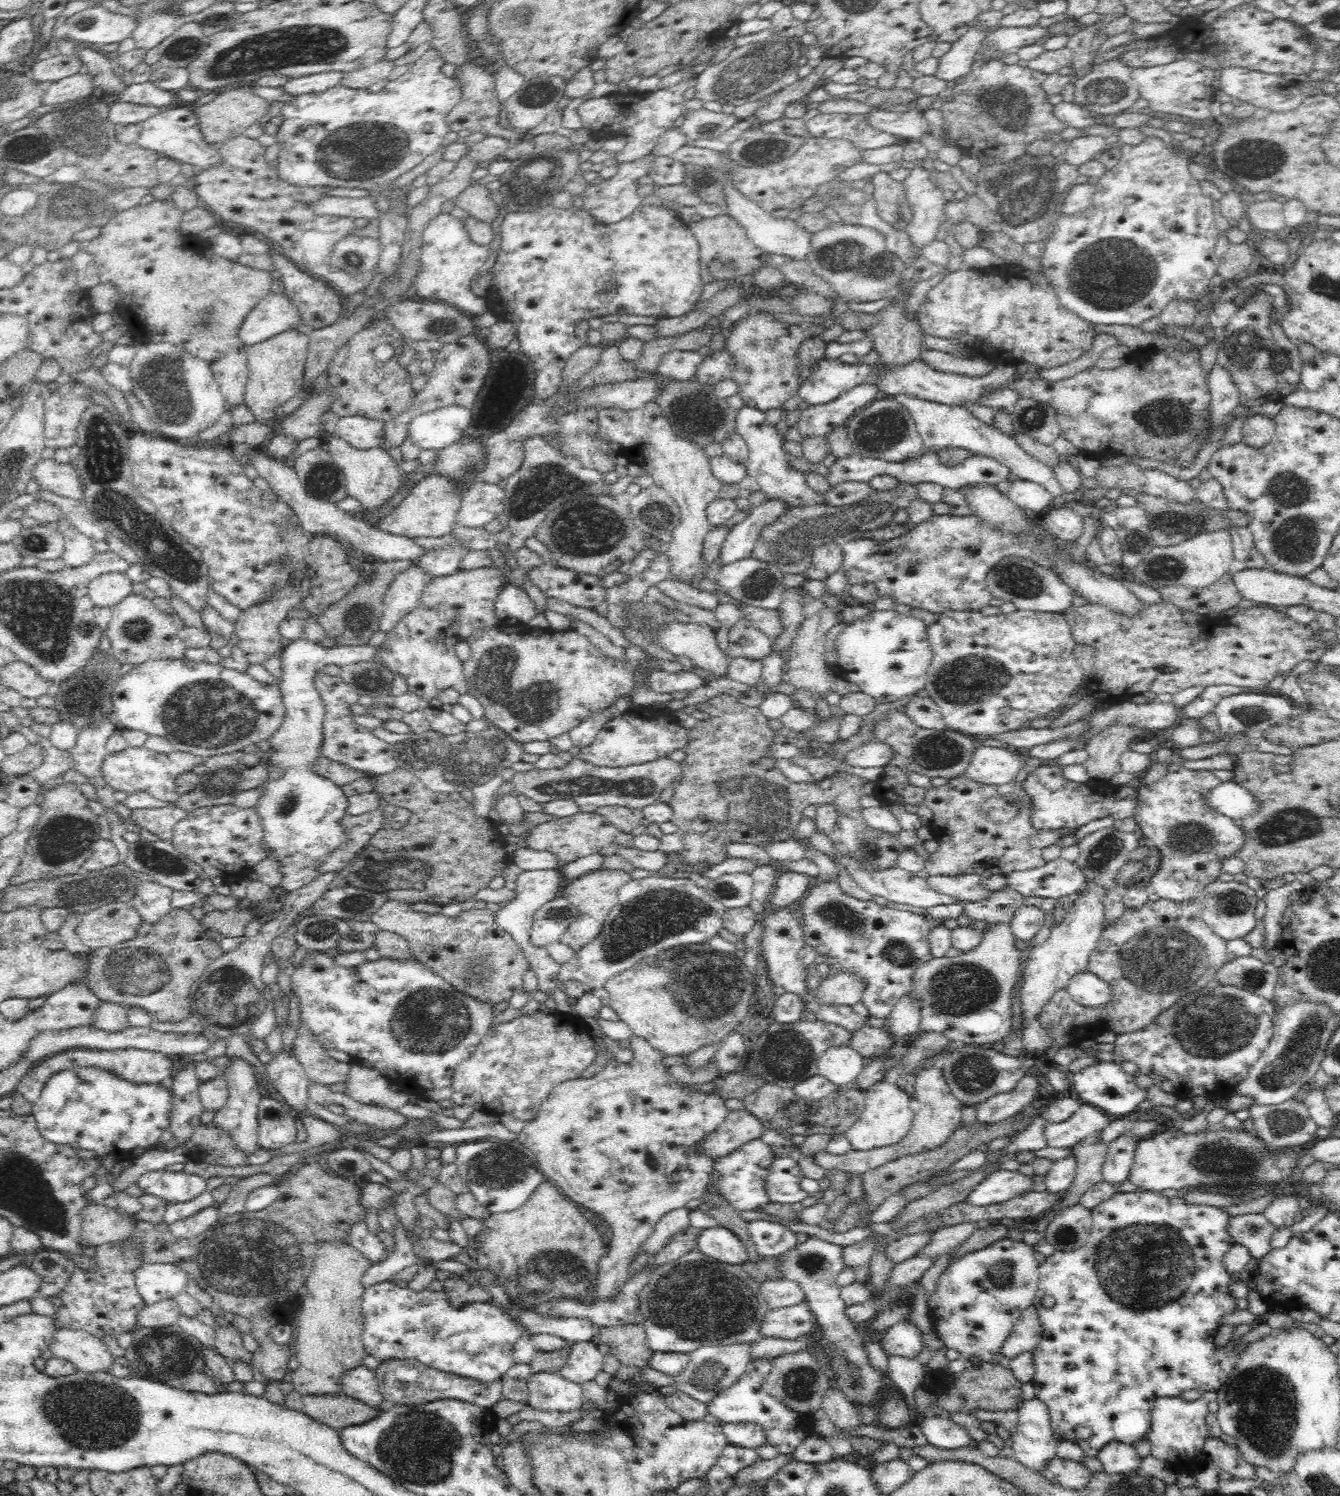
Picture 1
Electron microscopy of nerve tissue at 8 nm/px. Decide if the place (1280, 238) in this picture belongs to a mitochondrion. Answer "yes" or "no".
no

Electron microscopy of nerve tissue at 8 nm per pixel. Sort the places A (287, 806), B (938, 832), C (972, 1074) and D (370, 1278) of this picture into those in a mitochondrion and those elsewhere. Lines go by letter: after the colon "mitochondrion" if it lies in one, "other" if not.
A: mitochondrion
B: other
C: mitochondrion
D: other

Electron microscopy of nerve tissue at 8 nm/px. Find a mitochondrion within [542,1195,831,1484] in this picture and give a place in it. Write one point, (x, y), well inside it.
(703, 1302)

